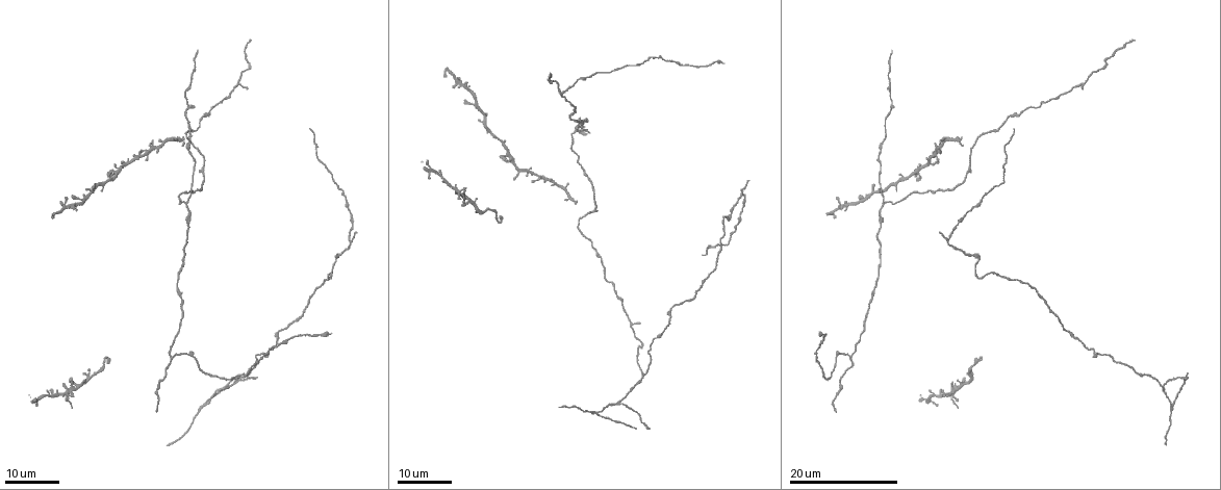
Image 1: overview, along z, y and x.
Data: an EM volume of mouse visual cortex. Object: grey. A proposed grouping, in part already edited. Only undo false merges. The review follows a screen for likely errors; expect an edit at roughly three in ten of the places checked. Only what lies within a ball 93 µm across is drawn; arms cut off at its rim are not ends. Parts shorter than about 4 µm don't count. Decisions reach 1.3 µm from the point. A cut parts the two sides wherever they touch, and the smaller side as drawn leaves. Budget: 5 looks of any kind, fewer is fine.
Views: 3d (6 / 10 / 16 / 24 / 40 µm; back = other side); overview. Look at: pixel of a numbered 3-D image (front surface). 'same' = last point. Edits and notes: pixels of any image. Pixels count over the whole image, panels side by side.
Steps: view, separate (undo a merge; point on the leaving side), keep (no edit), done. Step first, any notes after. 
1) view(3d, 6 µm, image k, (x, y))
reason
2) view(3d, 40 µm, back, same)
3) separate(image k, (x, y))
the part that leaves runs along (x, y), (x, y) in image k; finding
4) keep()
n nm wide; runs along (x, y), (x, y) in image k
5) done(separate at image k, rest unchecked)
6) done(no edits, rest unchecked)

view(3d, 16 µm, image 1, (461, 190))
thin arm on a thick one

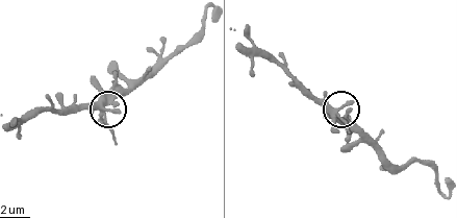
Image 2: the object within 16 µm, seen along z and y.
view(3d, 10 µm, image 2, (336, 111))
zoom in

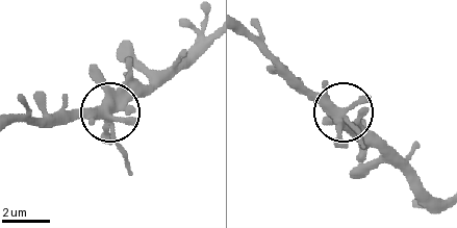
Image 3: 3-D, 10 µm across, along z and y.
keep()
5 arms; continuous, no second cell

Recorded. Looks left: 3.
view(3d, 16 µm, image 1, (493, 209))

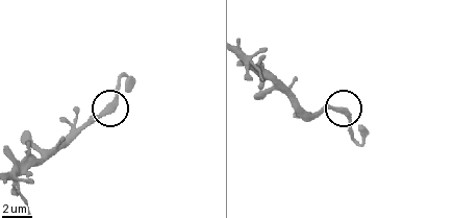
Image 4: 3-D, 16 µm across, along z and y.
view(3d, 6 µm, image 4, (110, 105))

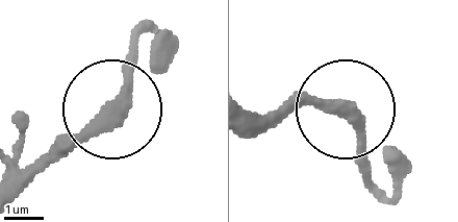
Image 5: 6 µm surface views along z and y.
keep()
side arm 5 µm; all the same cell

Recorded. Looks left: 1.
done(no edits, rest unchecked)

